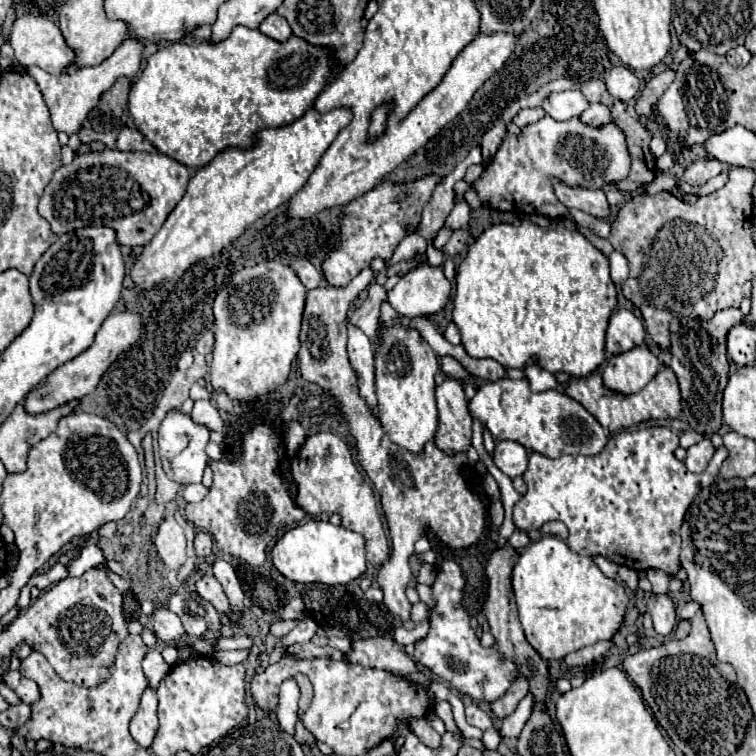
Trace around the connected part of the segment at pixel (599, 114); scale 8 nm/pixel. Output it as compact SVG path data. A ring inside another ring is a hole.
M592 103L592 105L580 115L580 121L582 121L584 125L590 125L590 127L602 127L602 125L610 123L612 117L610 117L608 107L604 107L602 103Z

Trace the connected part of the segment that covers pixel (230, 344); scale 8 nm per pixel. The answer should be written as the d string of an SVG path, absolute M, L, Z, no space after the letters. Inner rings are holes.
M264 261L254 267L240 269L232 283L218 291L214 299L214 323L216 323L216 343L214 359L210 363L210 385L216 393L224 391L232 401L256 401L262 395L278 389L290 375L292 361L300 349L300 323L306 301L306 287L296 279L296 273L288 265Z

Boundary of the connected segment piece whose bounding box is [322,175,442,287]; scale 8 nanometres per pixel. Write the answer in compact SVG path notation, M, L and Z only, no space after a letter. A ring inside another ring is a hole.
M426 175L404 183L382 181L374 189L366 191L364 195L344 205L340 213L338 245L330 253L326 253L322 261L324 279L332 287L346 287L362 269L366 269L372 263L372 259L380 257L388 261L396 245L406 237L408 227L410 225L418 227L422 209L430 201L432 191L440 181L442 181L440 175Z

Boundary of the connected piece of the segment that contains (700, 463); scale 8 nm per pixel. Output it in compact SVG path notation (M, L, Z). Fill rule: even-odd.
M704 437L700 443L692 445L692 447L686 451L686 453L688 453L688 457L686 457L686 467L688 467L692 473L702 473L702 471L708 467L714 451L716 451L716 449L714 449L714 445L710 443L710 437Z

